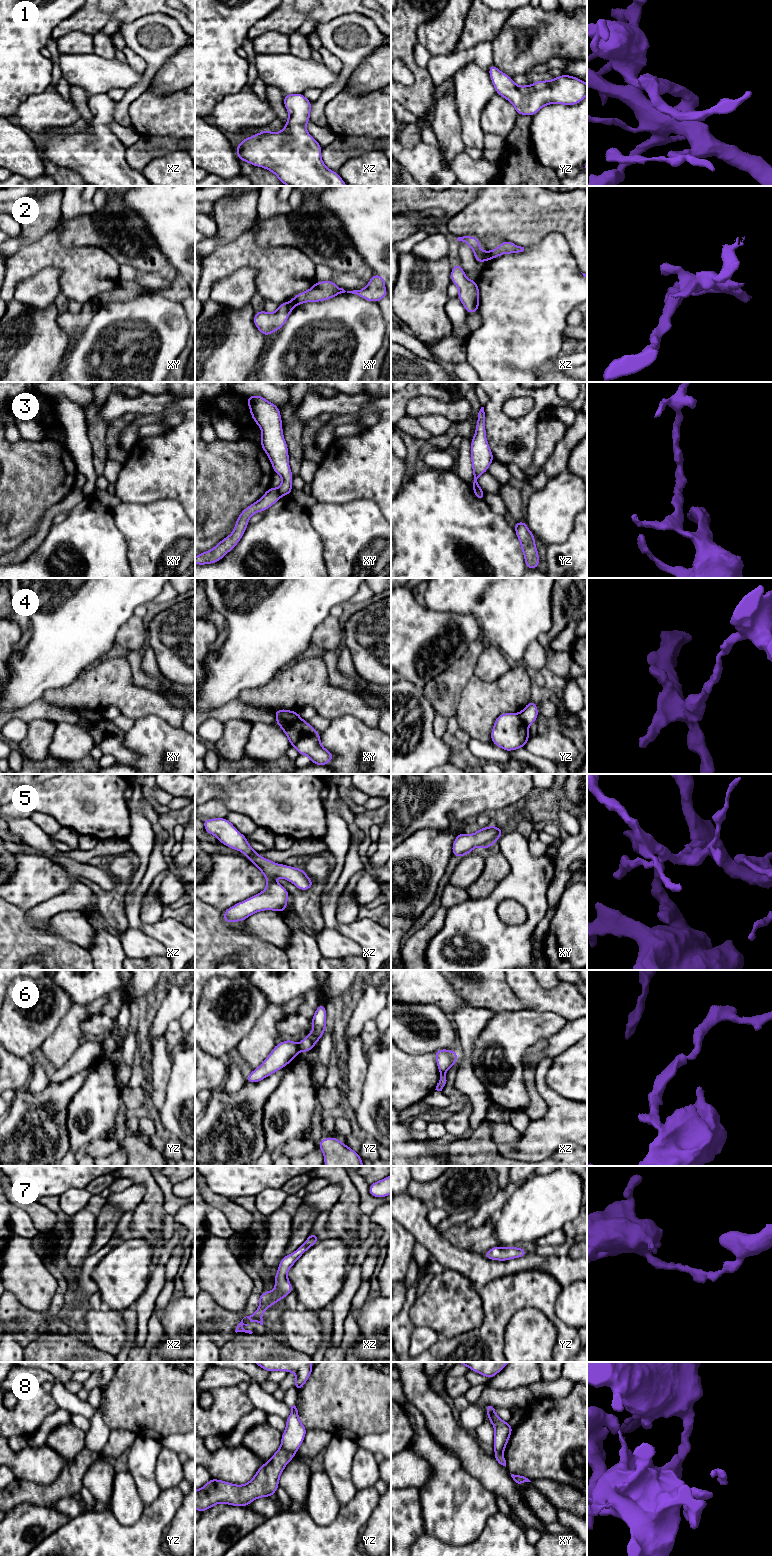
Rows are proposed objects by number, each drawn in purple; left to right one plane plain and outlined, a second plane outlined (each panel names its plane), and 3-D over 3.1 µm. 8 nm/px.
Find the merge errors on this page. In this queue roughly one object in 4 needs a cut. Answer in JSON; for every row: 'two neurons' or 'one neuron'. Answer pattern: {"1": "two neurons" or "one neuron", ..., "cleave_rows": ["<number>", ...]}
{"1": "one neuron", "2": "two neurons", "3": "two neurons", "4": "two neurons", "5": "one neuron", "6": "two neurons", "7": "one neuron", "8": "two neurons", "cleave_rows": ["2", "3", "4", "6", "8"]}

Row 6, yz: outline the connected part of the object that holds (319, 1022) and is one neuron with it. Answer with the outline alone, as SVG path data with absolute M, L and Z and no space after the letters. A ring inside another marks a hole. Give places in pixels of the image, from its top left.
M319 1004L311 1021L313 1028L310 1034L306 1035L303 1040L298 1044L299 1052L309 1052L314 1049L314 1045L320 1040L326 1031L326 1004Z

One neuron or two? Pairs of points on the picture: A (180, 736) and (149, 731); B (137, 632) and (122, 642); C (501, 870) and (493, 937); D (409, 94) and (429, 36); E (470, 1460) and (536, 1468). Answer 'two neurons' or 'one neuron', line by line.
A: one neuron
B: one neuron
C: two neurons
D: two neurons
E: two neurons

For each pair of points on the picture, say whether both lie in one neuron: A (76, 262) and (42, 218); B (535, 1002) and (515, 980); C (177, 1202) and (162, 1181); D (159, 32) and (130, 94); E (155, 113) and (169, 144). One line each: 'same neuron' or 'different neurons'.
A: different neurons
B: same neuron
C: same neuron
D: same neuron
E: different neurons

